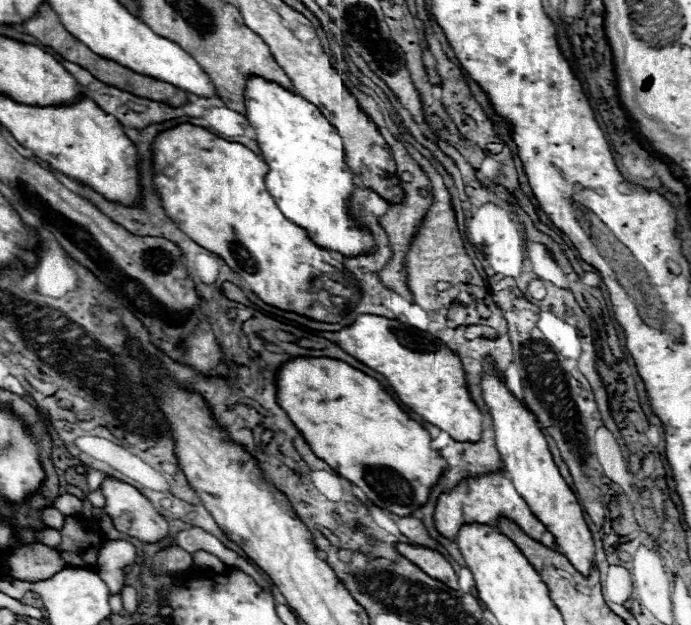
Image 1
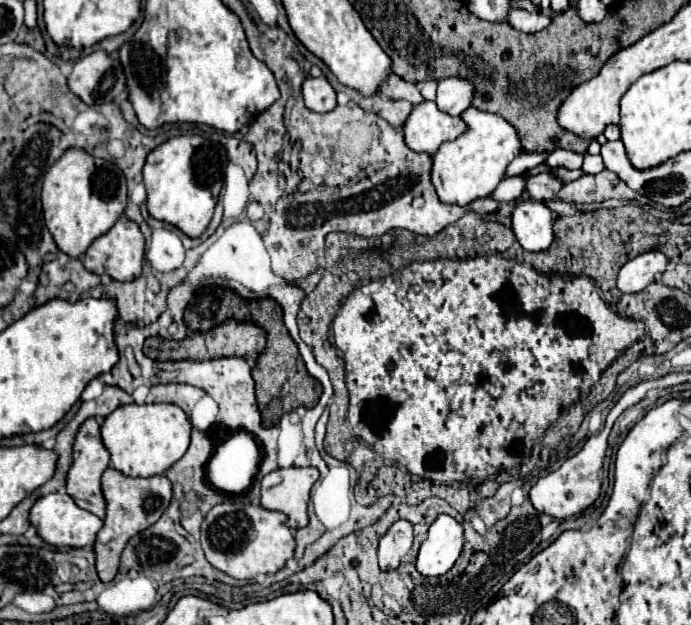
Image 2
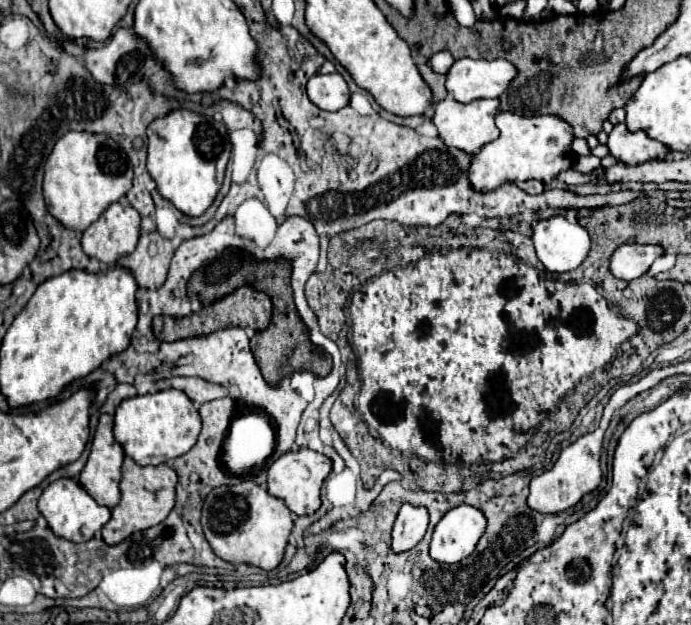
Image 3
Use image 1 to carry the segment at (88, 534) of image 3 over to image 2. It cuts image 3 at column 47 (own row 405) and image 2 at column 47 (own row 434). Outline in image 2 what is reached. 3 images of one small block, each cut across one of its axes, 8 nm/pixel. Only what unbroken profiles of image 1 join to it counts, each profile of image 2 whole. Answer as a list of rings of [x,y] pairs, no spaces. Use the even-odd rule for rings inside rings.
[[[48,494],[34,502],[30,510],[30,524],[36,528],[38,536],[50,546],[66,546],[66,548],[86,548],[96,540],[98,530],[102,528],[102,520],[88,510],[78,508],[68,494]]]

